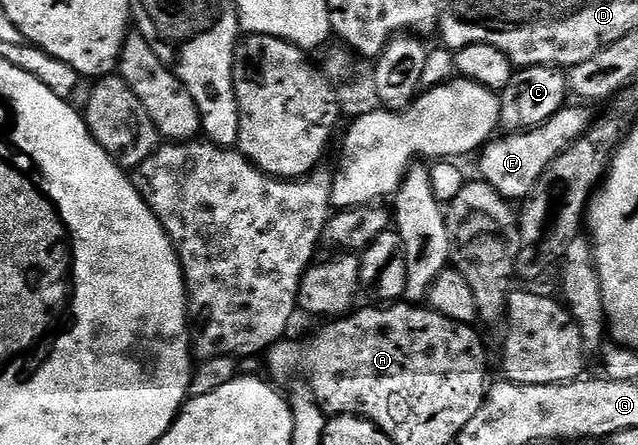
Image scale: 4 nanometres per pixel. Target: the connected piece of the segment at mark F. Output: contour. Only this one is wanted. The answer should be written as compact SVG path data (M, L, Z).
M567 105L557 111L548 122L538 127L531 127L528 131L503 134L501 136L503 139L491 138L478 155L481 180L492 185L506 199L525 200L554 159L569 149L586 132L591 122L592 115L589 115L584 108Z

